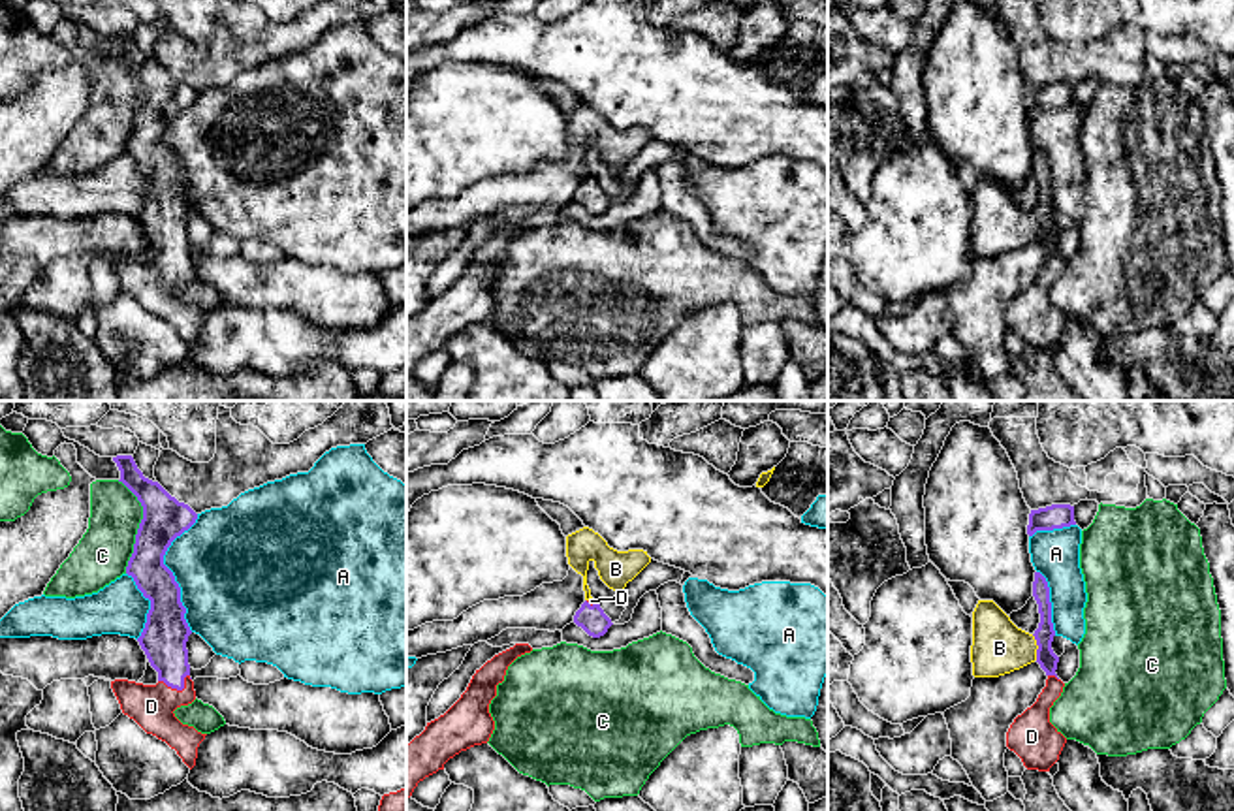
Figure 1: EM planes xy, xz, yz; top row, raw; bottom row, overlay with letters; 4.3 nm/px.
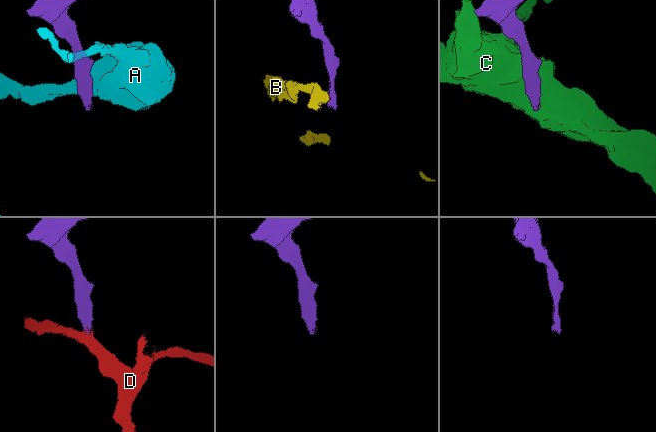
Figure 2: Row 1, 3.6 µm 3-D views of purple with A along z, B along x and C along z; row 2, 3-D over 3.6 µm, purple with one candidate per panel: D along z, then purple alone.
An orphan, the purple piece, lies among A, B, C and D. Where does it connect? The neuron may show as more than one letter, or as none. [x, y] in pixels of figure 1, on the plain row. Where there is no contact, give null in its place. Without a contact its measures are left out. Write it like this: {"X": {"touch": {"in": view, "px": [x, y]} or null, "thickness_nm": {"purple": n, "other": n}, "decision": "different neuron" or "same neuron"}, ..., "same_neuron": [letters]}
{"A": {"touch": {"in": "xy", "px": [172, 151]}, "thickness_nm": {"purple": 190, "other": 460}, "decision": "different neuron"}, "B": {"touch": {"in": "yz", "px": [1039, 226]}, "thickness_nm": {"purple": 80, "other": 220}, "decision": "different neuron"}, "C": {"touch": {"in": "xy", "px": [140, 104]}, "thickness_nm": {"purple": 190, "other": 220}, "decision": "different neuron"}, "D": {"touch": {"in": "xy", "px": [177, 268]}, "thickness_nm": {"purple": 190, "other": 190}, "decision": "same neuron"}, "same_neuron": ["D"]}

